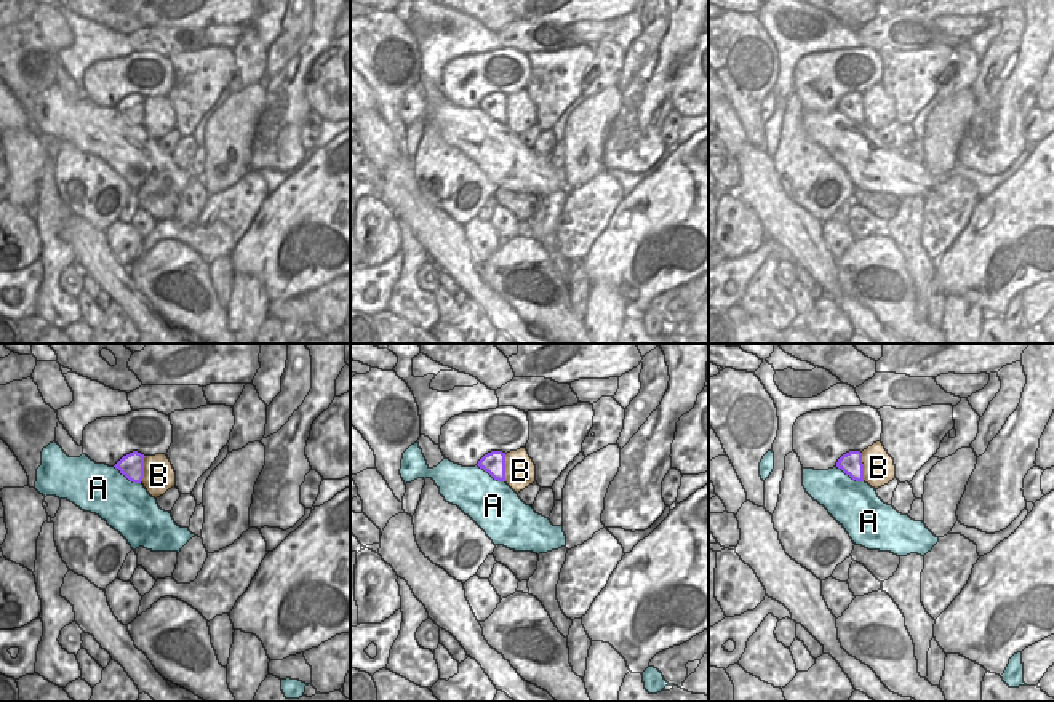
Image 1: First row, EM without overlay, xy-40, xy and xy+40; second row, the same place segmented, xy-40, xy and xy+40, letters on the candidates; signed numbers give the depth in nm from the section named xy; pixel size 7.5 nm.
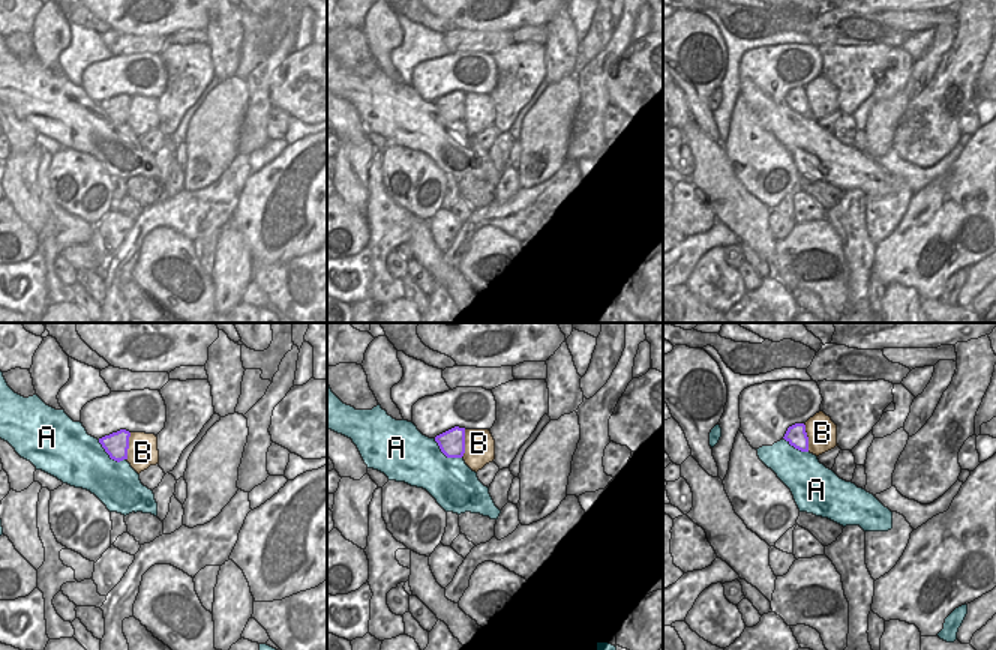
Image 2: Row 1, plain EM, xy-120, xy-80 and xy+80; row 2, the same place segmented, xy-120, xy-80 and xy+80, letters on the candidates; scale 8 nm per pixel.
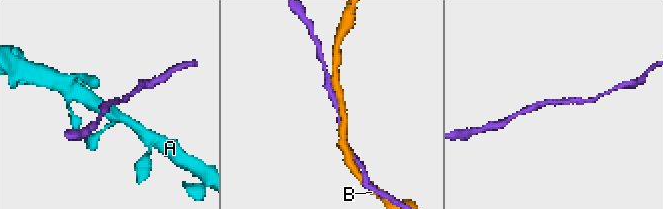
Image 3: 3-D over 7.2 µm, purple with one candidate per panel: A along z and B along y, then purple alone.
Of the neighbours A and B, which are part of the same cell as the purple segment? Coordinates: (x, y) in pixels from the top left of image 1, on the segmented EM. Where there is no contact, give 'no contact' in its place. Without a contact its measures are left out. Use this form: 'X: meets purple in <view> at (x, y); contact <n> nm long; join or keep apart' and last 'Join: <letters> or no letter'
A: meets purple in xy-40 at (127, 477); contact 240 nm long; join
B: meets purple in xy+40 at (862, 467); contact 220 nm long; keep apart
Join: A

